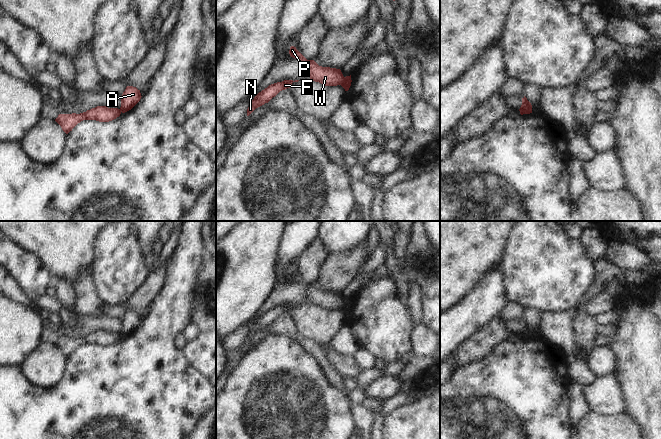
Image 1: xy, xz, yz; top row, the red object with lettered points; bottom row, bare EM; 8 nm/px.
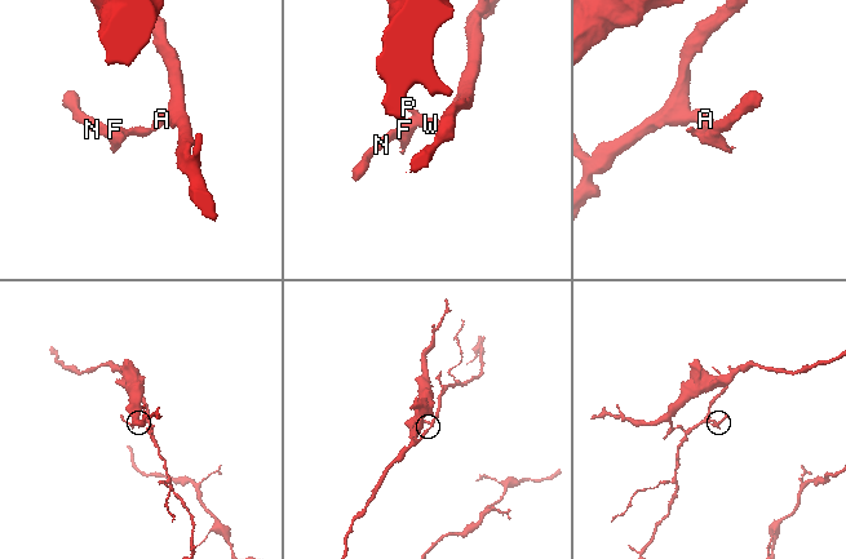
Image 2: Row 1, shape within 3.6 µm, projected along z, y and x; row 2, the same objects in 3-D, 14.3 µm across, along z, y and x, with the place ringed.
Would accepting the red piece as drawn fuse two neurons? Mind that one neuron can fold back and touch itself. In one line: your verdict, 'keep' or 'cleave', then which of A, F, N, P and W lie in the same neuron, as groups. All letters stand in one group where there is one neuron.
cleave; A / F N P W

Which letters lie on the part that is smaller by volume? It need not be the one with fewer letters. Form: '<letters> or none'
F, N, P, W

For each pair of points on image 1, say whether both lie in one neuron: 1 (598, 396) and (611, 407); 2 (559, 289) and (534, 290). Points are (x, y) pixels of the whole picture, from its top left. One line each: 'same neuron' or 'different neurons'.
1: same neuron
2: same neuron

